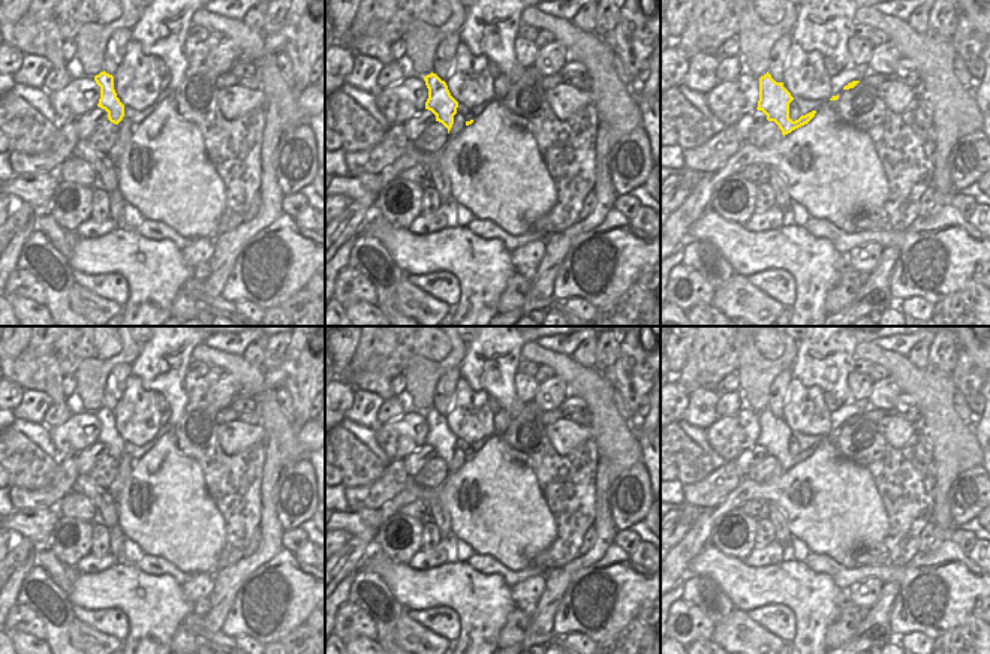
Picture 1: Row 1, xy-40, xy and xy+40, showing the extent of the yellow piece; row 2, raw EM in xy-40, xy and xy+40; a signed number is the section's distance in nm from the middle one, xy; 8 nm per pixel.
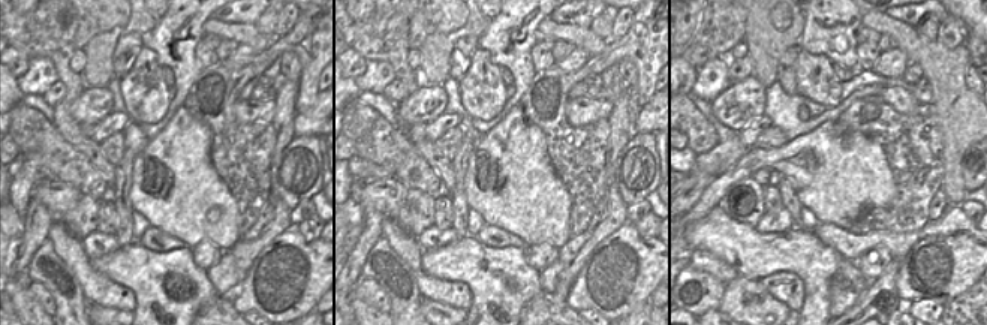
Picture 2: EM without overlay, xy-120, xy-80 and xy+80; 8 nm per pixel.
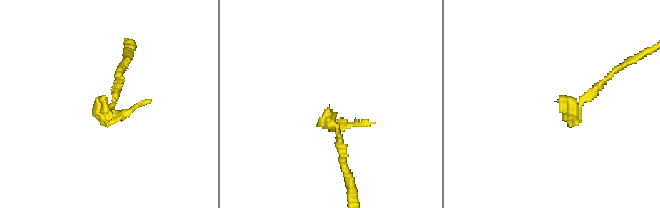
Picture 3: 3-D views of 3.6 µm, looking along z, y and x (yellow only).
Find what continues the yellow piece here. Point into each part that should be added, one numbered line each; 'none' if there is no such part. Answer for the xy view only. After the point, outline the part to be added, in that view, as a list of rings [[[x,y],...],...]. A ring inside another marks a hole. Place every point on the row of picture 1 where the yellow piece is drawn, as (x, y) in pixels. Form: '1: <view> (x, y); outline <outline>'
1: xy (459, 124); outline [[[458,112],[454,115],[454,124],[449,130],[449,138],[454,138],[457,135],[460,135],[463,132],[463,129],[466,127],[466,120],[464,117],[461,117]]]

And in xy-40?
1: xy-40 (125, 126); outline [[[123,117],[123,120],[118,123],[118,135],[117,135],[117,139],[115,139],[112,148],[108,153],[108,157],[111,159],[112,163],[115,163],[118,160],[118,157],[121,156],[126,144],[132,138],[132,132],[133,132],[135,126],[136,124],[133,124],[126,117]]]

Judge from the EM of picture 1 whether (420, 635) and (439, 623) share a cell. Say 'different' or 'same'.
different

